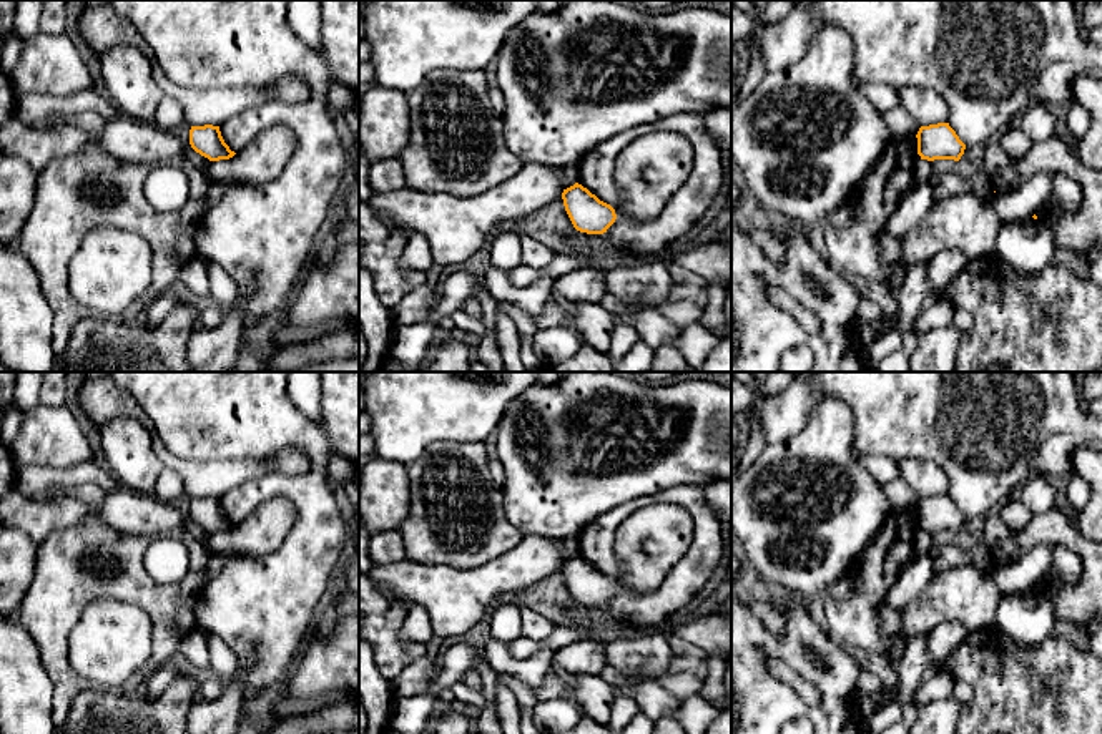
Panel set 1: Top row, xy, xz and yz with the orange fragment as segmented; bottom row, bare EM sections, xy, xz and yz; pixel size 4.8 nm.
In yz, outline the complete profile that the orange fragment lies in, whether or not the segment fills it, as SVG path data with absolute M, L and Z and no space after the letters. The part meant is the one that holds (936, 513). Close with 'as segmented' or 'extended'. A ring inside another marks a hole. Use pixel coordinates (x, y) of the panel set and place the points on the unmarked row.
M949 495L921 498L918 506L918 526L921 531L954 531L959 533L966 516L959 511Z; as segmented

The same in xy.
M213 497L191 498L189 516L196 525L209 533L229 531L236 526L224 515L219 498Z; as segmented

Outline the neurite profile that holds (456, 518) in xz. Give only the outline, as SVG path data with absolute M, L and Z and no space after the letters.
M434 442L406 468L411 511L397 528L406 558L470 570L524 540L505 518L504 492L490 477L484 442Z

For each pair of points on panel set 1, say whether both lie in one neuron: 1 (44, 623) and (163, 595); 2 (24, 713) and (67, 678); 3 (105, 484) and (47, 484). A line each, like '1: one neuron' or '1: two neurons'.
1: one neuron
2: two neurons
3: one neuron

